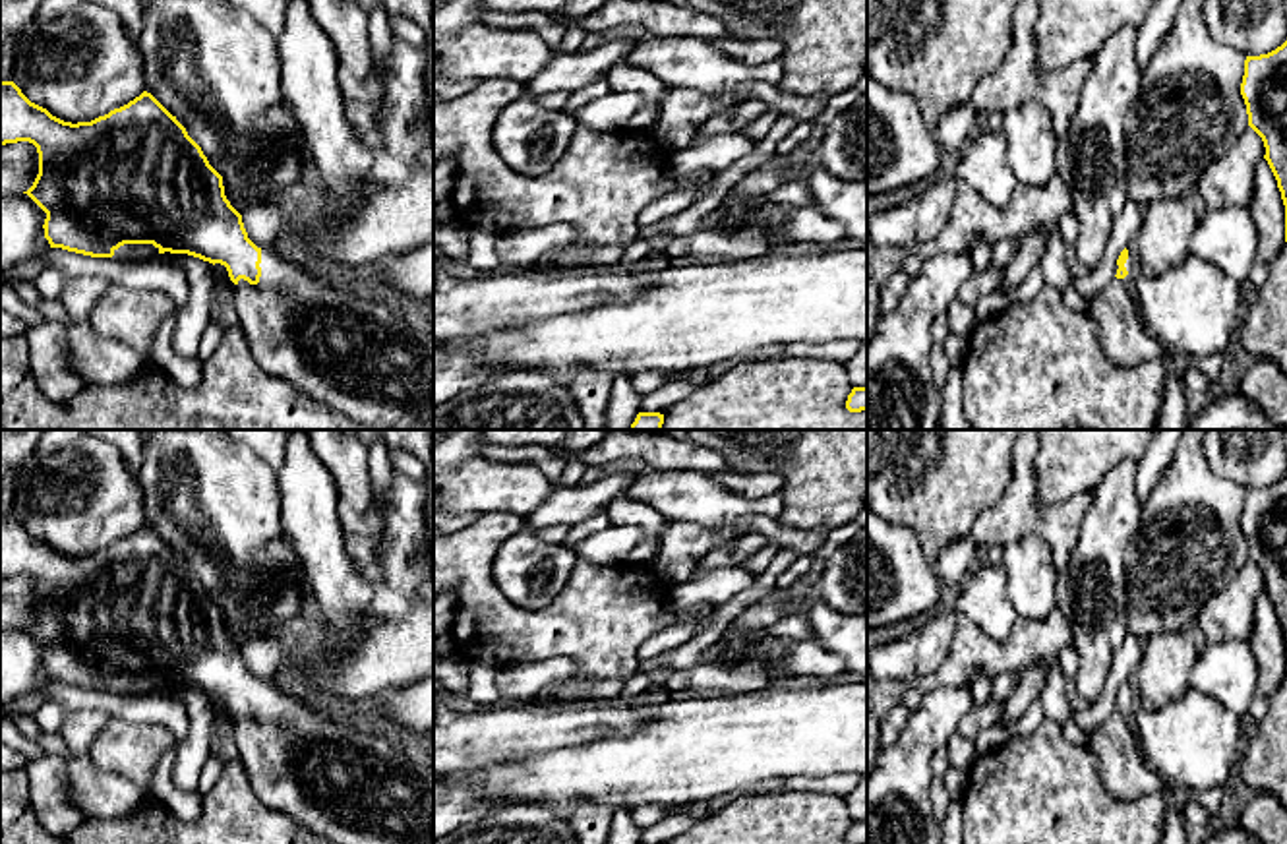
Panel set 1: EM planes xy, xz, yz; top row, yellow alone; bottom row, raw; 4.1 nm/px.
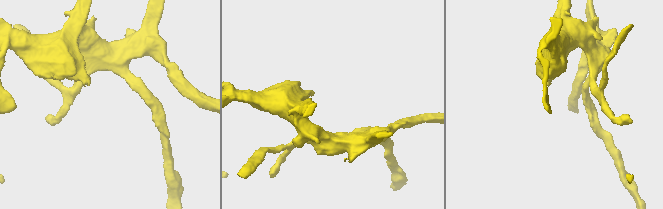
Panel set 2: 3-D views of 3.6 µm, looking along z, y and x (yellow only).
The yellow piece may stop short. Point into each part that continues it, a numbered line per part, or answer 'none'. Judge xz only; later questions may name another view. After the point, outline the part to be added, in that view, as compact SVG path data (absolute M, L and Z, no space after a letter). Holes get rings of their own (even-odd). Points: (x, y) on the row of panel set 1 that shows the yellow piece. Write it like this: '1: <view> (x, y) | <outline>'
none

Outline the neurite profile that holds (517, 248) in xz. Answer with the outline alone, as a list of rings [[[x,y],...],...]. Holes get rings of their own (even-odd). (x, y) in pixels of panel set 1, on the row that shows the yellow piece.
[[[559,223],[542,228],[499,232],[495,252],[503,269],[528,269],[542,254],[561,250],[575,242],[575,226]]]

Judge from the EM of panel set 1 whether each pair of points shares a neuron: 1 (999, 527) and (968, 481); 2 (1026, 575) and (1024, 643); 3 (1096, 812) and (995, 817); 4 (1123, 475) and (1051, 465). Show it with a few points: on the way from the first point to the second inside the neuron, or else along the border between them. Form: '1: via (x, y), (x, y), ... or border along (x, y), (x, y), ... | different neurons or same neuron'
1: border along (1013, 471), (1005, 496), (987, 508), (968, 533) | different neurons
2: border along (1055, 606), (1038, 618), (1018, 618) | different neurons
3: via (1071, 813), (1020, 817) | same neuron
4: border along (1137, 459), (1121, 459), (1092, 492) | different neurons

